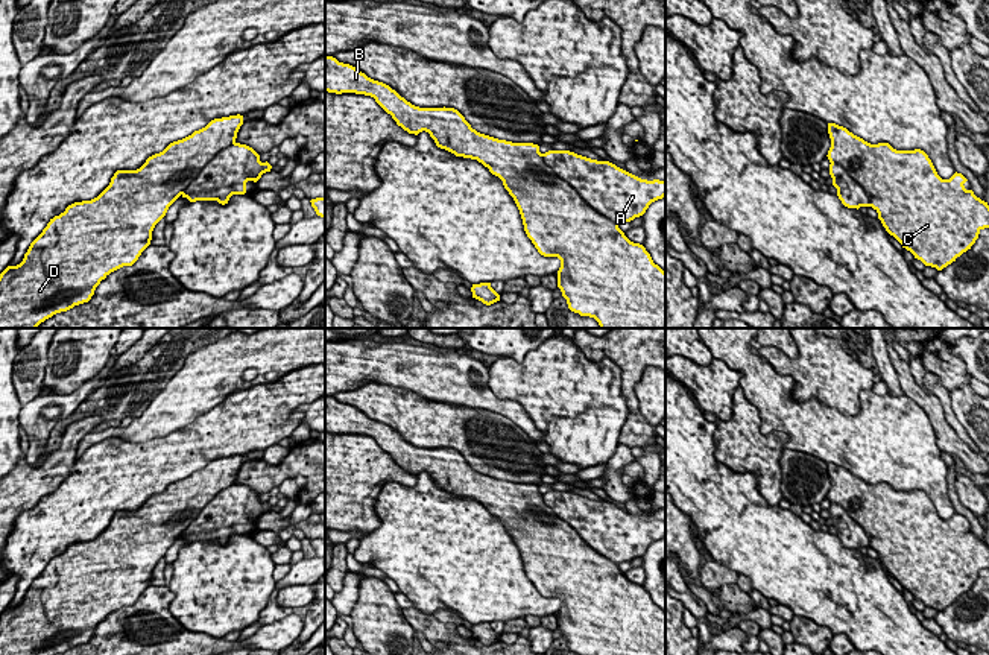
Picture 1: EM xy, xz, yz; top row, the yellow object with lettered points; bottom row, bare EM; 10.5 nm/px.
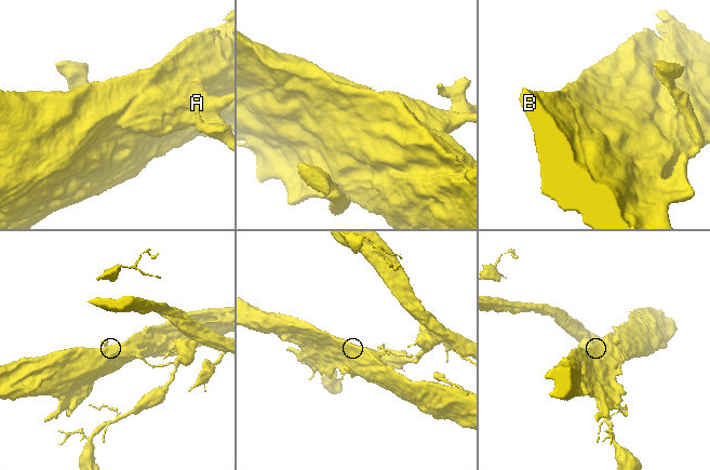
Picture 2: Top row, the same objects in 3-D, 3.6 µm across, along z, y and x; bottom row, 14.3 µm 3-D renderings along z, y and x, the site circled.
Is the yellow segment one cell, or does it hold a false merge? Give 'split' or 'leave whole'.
split

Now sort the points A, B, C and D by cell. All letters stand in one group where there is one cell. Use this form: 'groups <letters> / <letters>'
groups A / B C D

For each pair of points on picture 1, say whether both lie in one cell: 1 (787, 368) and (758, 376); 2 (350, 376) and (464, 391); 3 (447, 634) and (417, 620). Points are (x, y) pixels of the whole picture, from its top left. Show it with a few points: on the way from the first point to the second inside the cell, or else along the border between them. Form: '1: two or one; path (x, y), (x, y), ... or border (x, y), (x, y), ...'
1: two; border (757, 350), (793, 380), (796, 401)
2: one; path (379, 373), (426, 373), (435, 377)
3: one; path (439, 629), (424, 622)

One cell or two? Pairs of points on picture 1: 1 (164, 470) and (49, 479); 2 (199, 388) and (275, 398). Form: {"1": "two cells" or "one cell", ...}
{"1": "two cells", "2": "two cells"}

